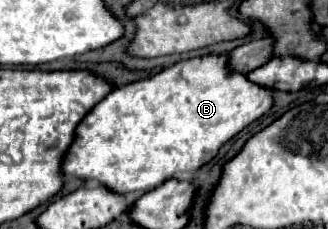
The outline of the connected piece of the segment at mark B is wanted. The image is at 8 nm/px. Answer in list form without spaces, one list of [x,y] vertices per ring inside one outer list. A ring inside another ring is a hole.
[[[211,53],[179,61],[153,77],[113,89],[111,97],[105,97],[101,105],[95,105],[77,129],[77,137],[65,159],[65,173],[79,179],[97,179],[115,193],[155,189],[171,179],[175,171],[197,171],[201,165],[209,163],[231,137],[273,107],[273,93],[273,89],[253,83],[247,75],[233,71],[227,55]]]

